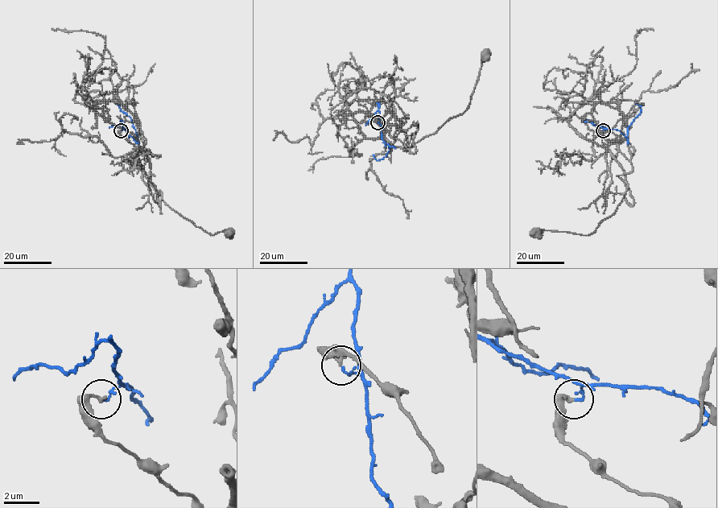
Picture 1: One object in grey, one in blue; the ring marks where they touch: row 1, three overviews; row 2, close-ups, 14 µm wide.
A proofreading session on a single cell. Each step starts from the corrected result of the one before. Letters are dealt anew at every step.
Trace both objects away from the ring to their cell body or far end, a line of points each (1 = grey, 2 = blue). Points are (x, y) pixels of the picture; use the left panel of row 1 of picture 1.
1: (121, 130), (135, 146), (160, 202), (161, 192), (156, 193), (210, 234), (228, 233)
2: (121, 130), (125, 129), (138, 142), (131, 118), (117, 104)

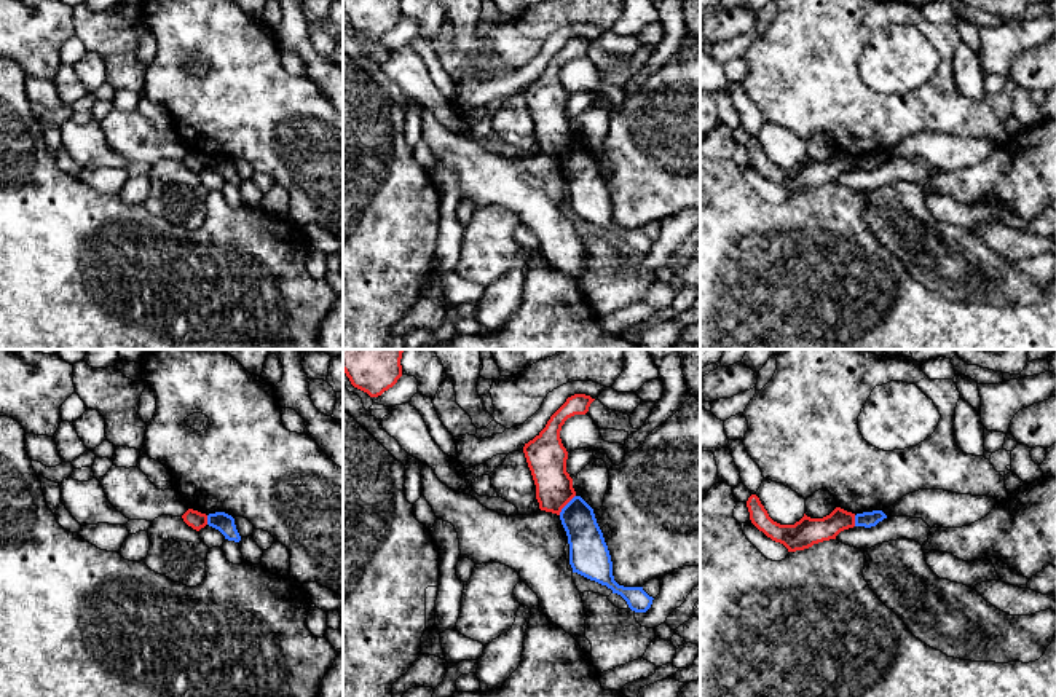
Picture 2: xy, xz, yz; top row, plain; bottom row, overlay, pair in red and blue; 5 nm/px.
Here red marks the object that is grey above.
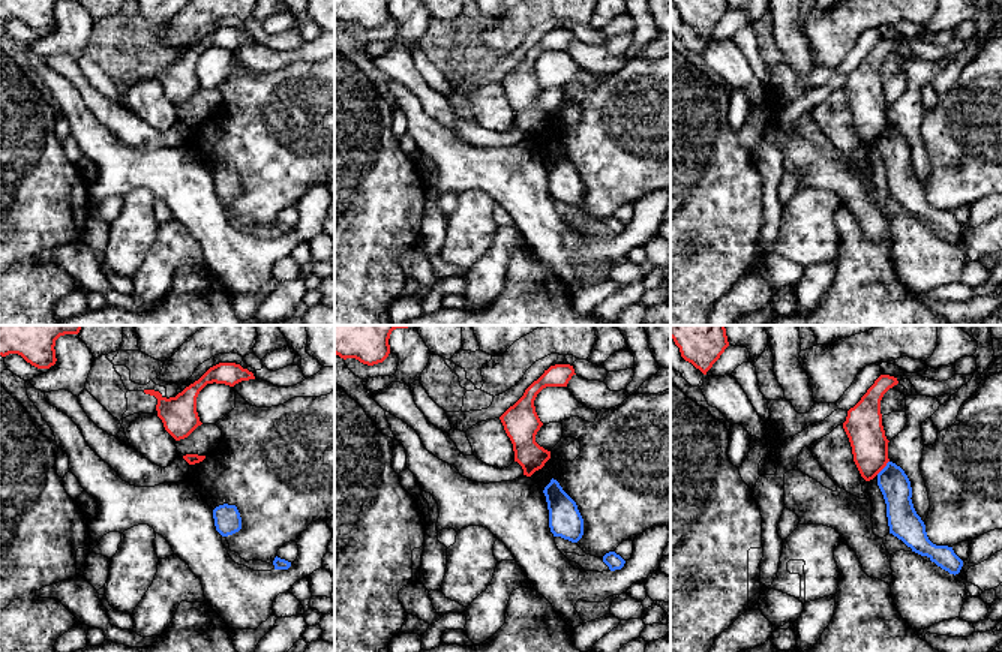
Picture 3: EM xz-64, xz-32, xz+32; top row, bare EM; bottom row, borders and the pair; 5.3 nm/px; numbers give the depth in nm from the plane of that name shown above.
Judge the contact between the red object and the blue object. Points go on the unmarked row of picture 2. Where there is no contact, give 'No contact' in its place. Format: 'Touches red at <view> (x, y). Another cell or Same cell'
Touches red at xz (567, 145). Another cell

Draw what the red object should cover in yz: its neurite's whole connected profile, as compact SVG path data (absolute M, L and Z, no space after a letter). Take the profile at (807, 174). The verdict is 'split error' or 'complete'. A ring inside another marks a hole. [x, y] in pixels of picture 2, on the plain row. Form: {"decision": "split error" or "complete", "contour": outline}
{"decision": "complete", "contour": "M756 137L747 144L751 166L767 180L783 187L788 195L804 193L814 187L836 182L836 179L855 169L855 156L836 150L823 161L804 159L794 167L780 167L774 164Z"}

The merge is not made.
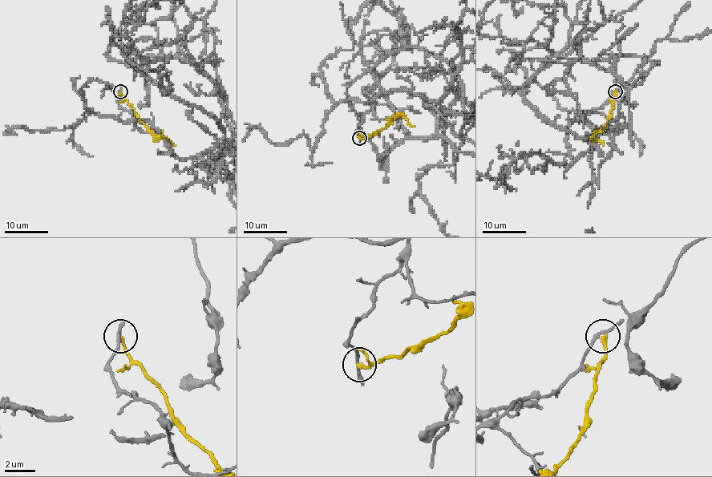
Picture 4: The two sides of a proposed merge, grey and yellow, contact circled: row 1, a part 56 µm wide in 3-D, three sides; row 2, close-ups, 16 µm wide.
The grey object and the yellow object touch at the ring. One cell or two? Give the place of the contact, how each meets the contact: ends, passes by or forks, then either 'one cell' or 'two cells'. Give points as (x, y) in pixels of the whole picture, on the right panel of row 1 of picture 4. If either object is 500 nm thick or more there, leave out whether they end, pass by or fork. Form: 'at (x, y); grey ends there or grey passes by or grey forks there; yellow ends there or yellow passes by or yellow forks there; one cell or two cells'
at (615, 91); grey passes by; yellow ends there; two cells

